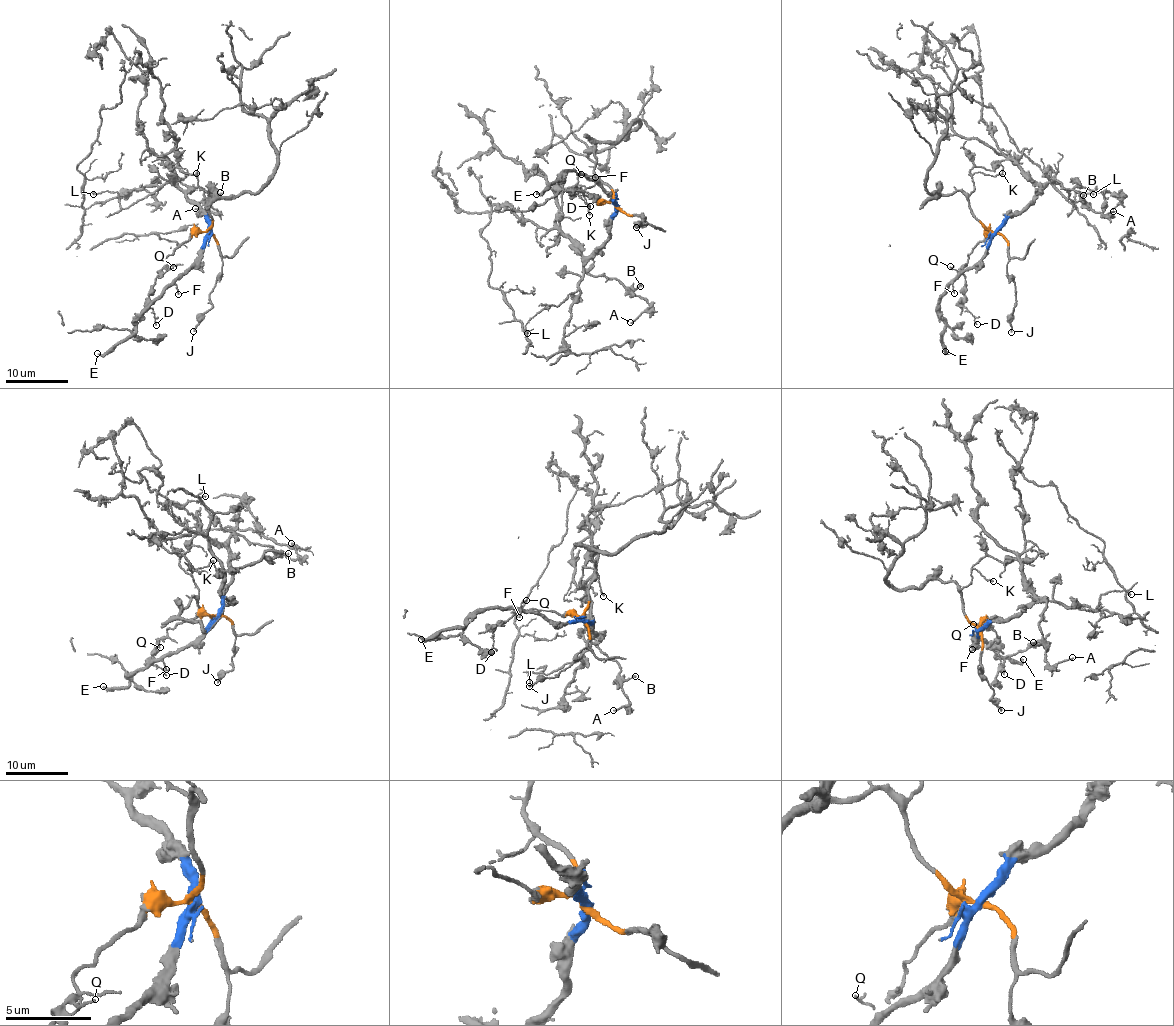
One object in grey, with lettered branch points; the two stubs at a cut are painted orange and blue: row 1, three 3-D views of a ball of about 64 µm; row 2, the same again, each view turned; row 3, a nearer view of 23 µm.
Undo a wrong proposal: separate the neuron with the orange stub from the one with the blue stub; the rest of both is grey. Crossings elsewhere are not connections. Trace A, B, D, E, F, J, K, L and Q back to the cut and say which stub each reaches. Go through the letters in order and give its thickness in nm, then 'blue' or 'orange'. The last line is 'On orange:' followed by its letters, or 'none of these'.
A: 170 nm | blue
B: 160 nm | blue
D: 110 nm | orange
E: 240 nm | blue
F: 150 nm | blue
J: 170 nm | orange
K: 110 nm | orange
L: 140 nm | blue
Q: 90 nm | orange
On orange: D, J, K, Q

